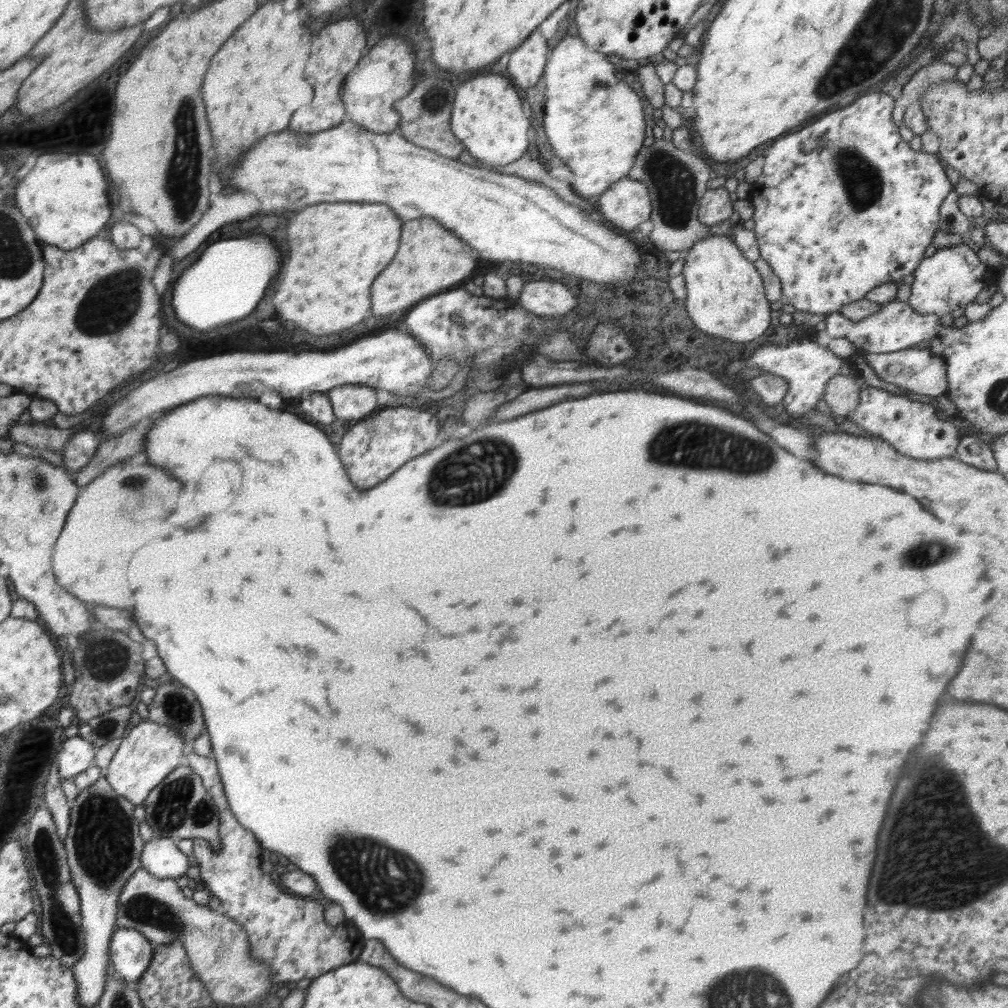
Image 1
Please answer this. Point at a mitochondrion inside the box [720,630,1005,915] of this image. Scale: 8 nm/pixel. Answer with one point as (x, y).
(935, 833)

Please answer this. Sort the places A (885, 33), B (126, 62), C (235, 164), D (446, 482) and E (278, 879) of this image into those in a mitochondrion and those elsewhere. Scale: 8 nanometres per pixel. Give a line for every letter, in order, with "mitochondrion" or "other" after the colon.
A: mitochondrion
B: other
C: other
D: mitochondrion
E: other

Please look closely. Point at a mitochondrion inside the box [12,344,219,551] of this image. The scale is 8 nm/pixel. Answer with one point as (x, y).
(39, 482)

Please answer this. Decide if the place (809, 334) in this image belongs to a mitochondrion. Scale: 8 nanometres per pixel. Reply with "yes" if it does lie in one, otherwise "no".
no

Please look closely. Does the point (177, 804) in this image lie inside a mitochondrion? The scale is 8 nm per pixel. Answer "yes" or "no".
yes

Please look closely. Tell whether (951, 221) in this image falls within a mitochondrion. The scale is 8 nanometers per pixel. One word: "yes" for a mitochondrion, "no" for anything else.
yes

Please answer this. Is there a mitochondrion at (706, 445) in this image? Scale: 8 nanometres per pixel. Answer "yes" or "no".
yes

